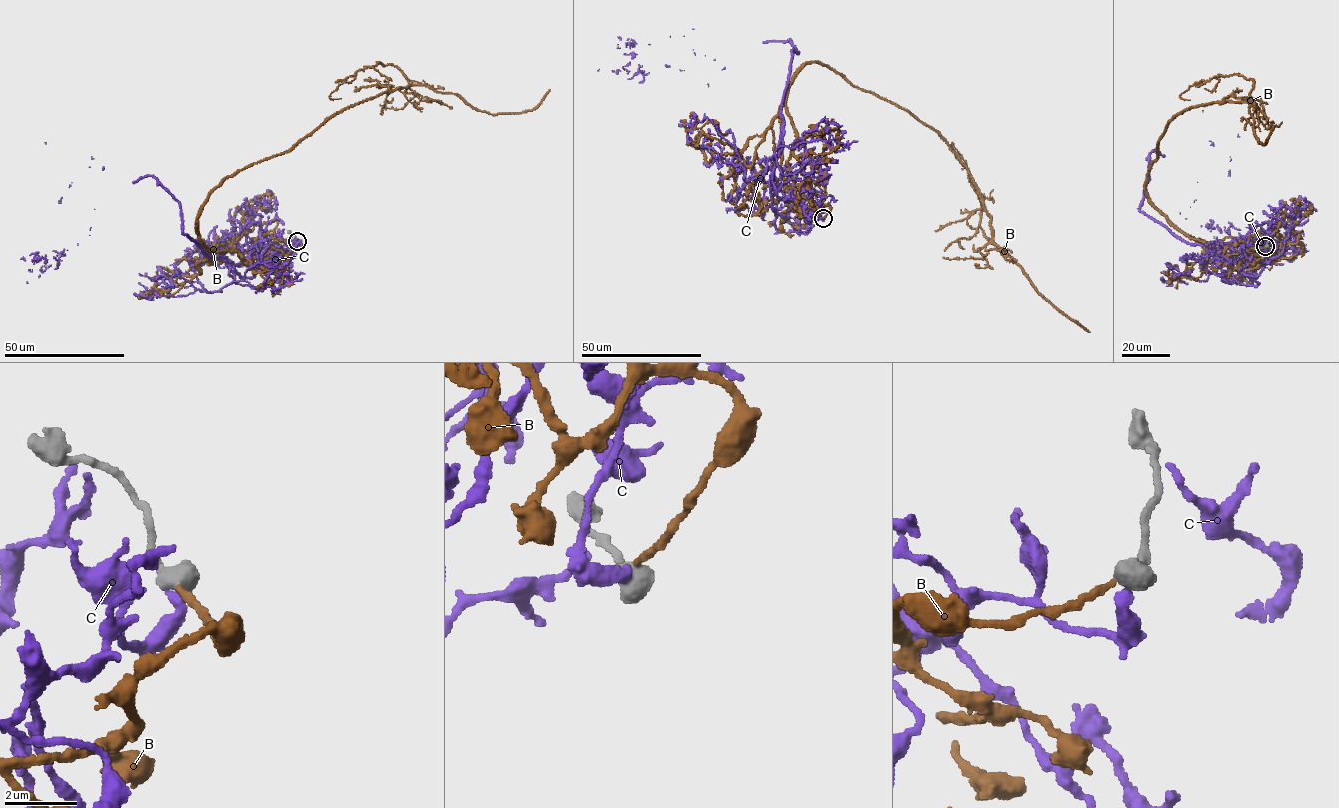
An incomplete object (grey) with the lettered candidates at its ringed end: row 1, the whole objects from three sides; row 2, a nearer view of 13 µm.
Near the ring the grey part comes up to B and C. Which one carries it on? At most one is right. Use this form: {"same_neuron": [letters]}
{"same_neuron": ["B"]}

